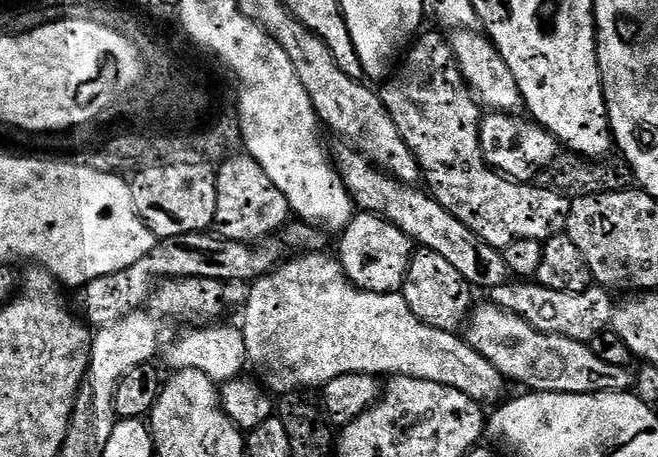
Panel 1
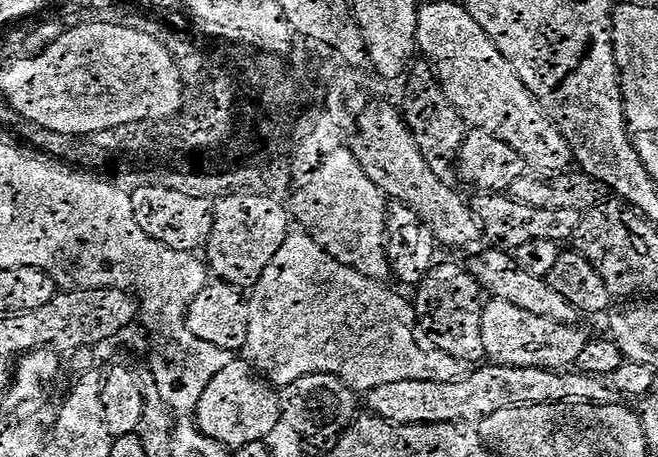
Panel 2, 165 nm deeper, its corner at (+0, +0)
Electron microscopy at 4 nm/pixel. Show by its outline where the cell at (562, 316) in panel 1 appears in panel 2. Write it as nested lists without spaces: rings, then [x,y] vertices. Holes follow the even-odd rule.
[[[489,299],[482,314],[482,346],[485,357],[493,364],[568,370],[575,365],[582,346],[586,346],[590,338],[582,329],[575,324],[538,318],[538,314],[530,314],[510,302]]]

